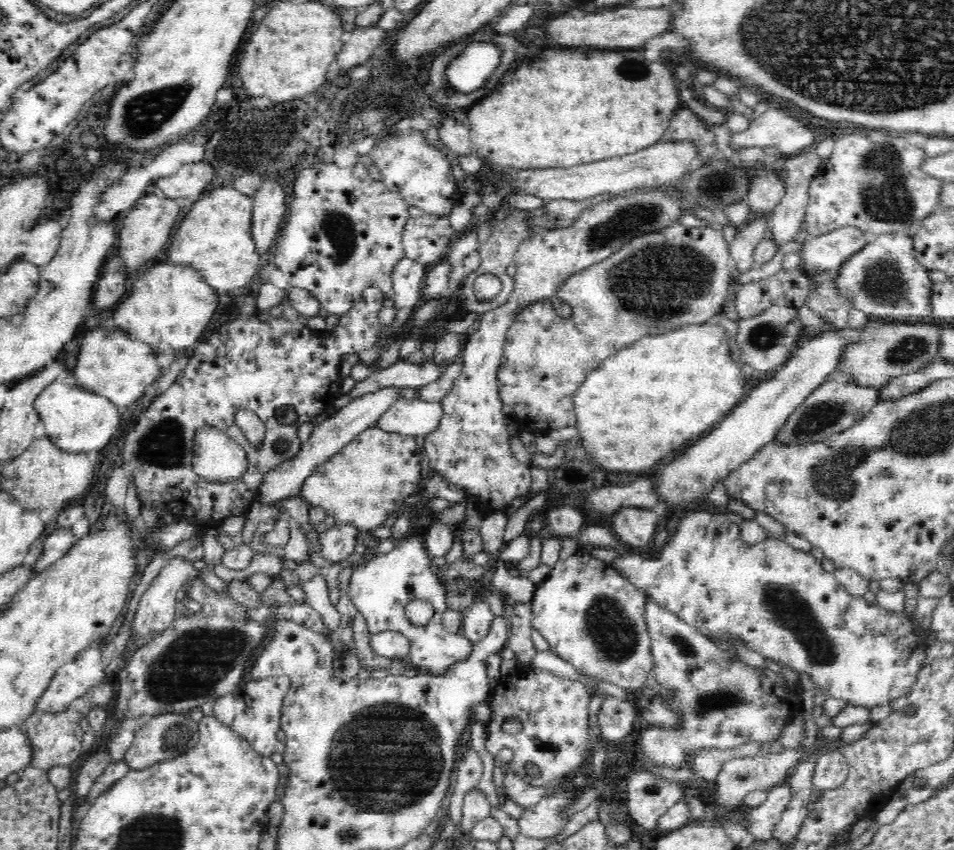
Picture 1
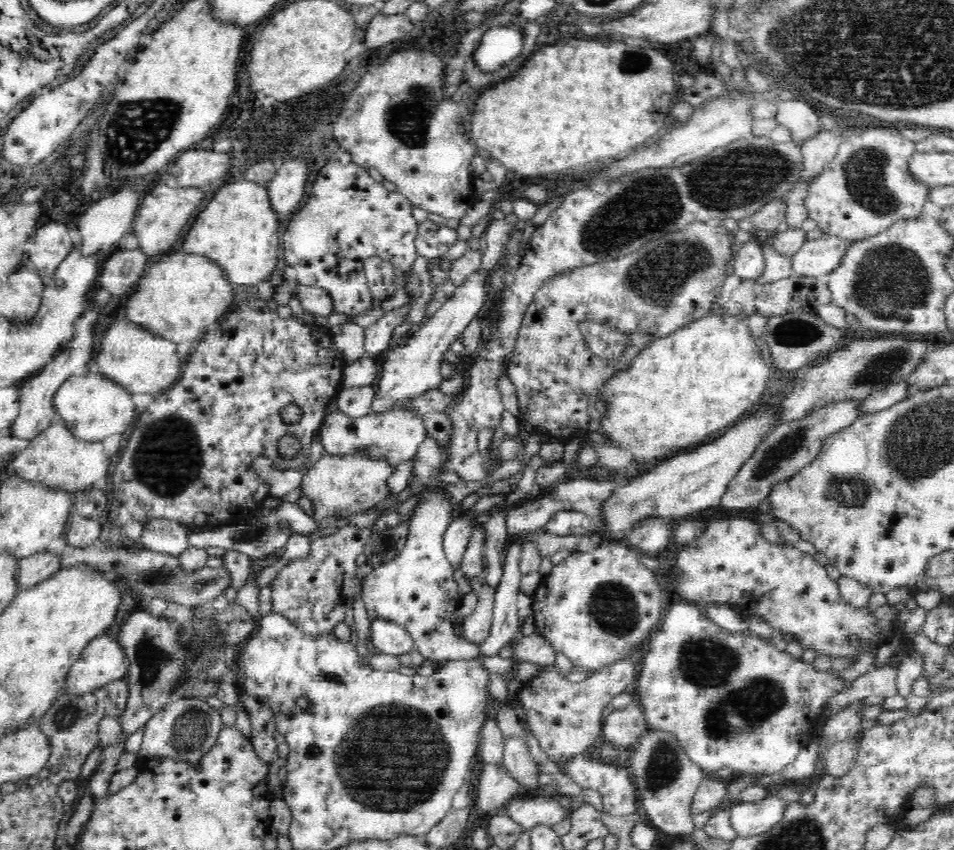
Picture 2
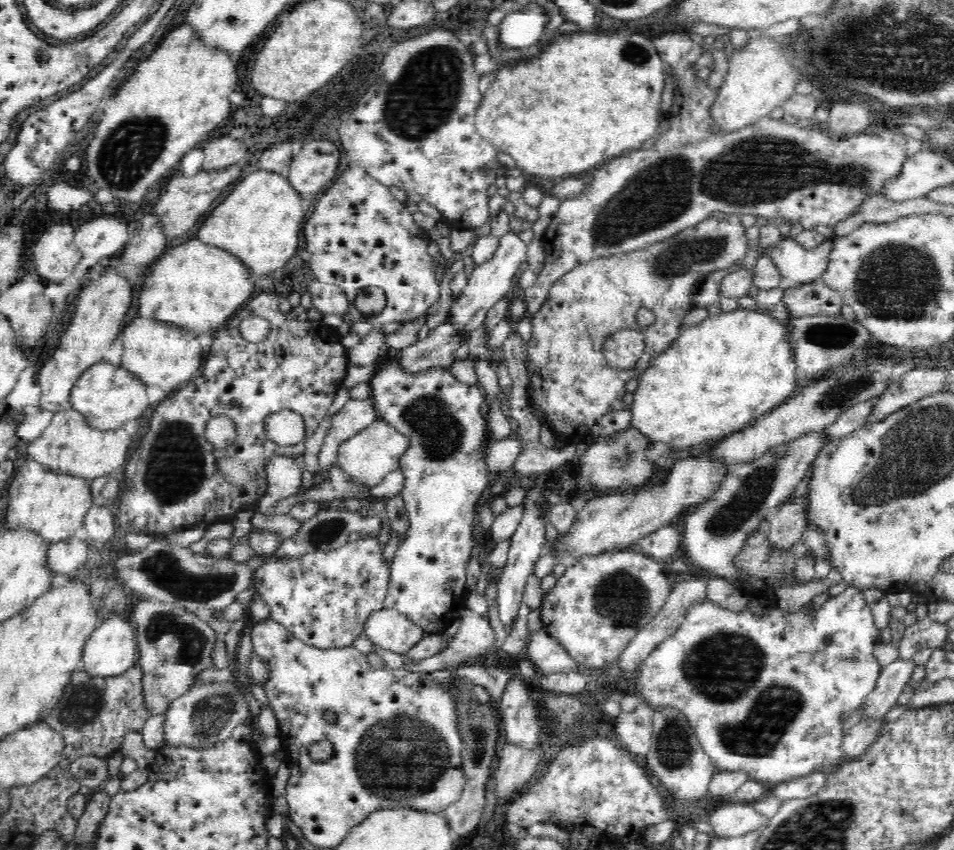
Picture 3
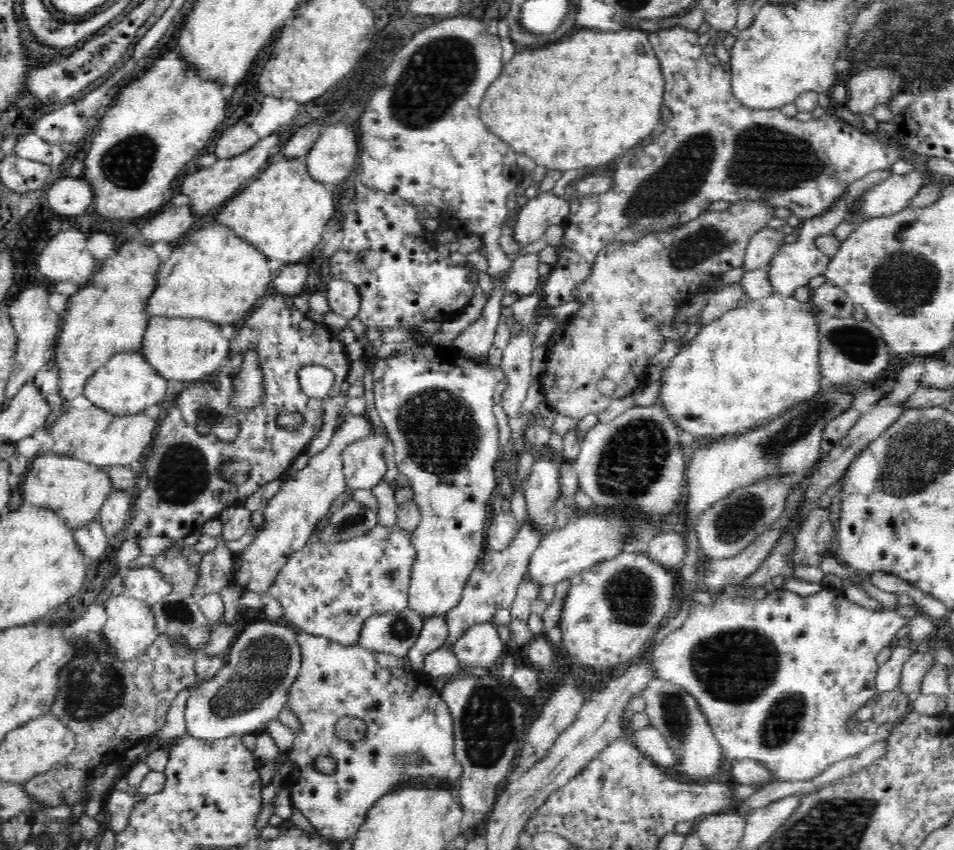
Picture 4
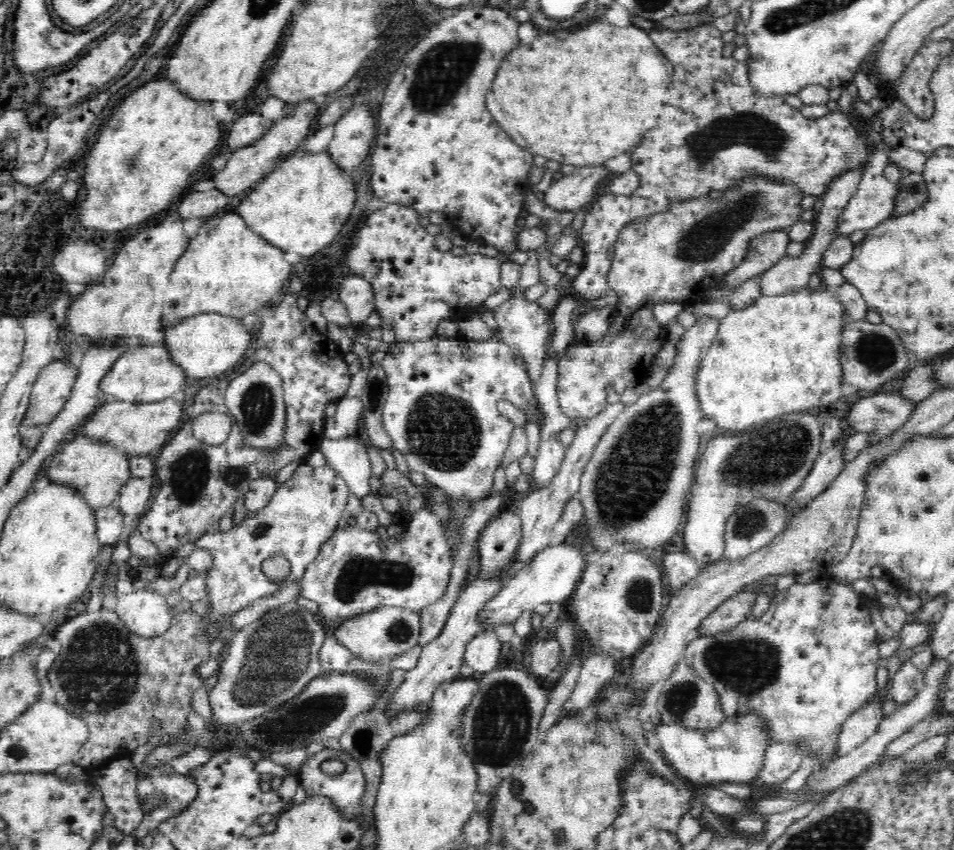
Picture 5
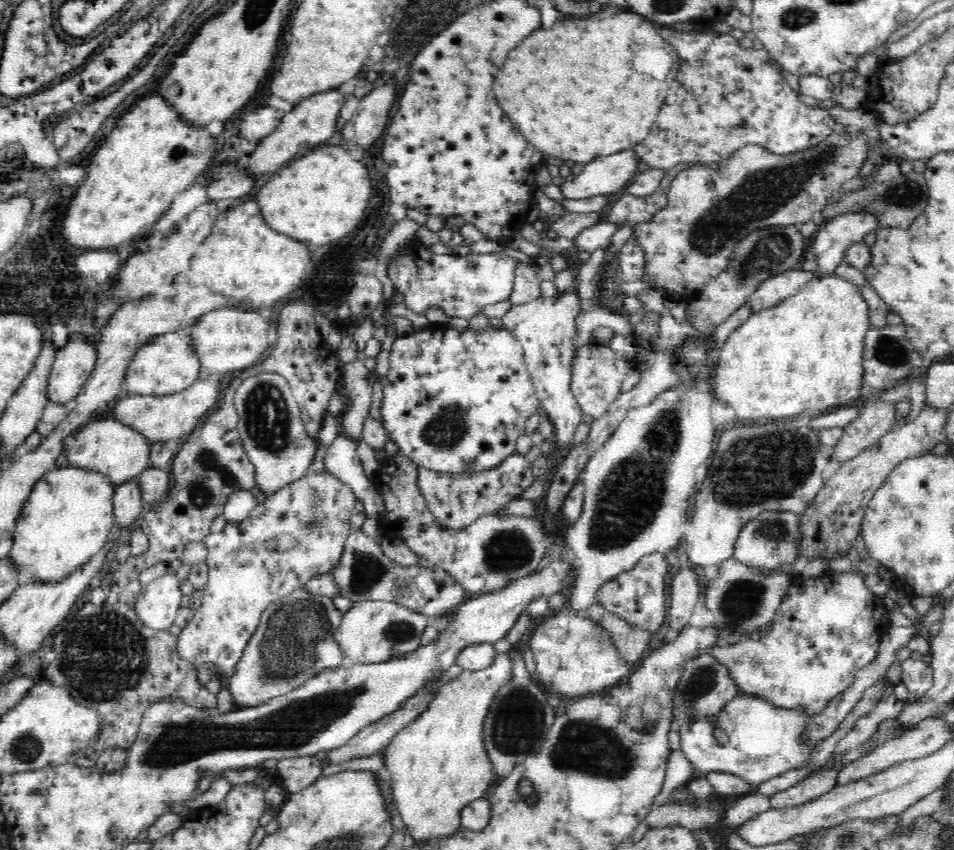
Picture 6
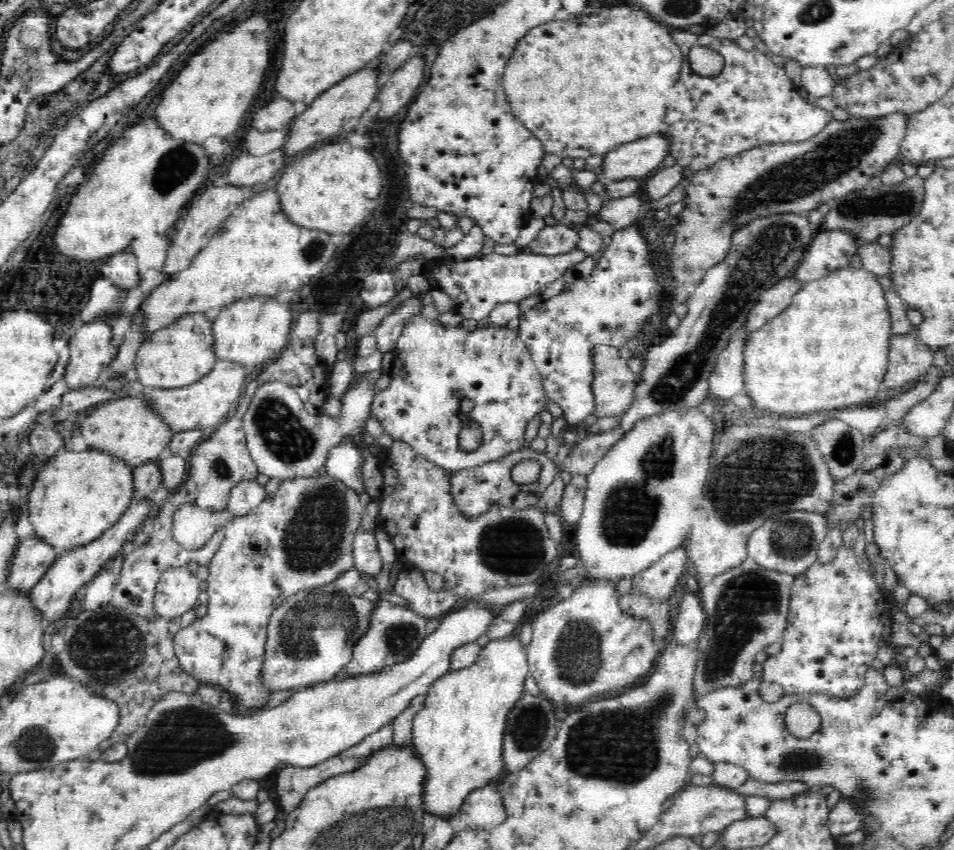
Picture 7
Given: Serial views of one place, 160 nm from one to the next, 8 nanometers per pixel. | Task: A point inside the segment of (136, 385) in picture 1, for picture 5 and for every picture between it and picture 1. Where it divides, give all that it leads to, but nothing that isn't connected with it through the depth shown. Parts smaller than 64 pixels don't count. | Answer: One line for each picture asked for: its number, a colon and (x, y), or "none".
2: (140, 363)
3: (155, 354)
4: (181, 350)
5: (207, 346)

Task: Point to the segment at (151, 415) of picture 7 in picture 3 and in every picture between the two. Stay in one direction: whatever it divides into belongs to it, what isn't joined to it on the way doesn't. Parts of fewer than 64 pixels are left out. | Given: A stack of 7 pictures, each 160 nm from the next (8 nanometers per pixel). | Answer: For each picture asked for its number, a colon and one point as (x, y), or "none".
3: (51, 506)
4: (74, 491)
5: (95, 474)
6: (119, 454)

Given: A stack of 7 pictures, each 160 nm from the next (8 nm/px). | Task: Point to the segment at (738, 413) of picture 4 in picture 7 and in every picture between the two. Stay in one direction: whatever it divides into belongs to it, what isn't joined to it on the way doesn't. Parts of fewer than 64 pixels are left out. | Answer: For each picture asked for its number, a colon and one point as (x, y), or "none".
5: (780, 351)
6: (805, 353)
7: (828, 349)

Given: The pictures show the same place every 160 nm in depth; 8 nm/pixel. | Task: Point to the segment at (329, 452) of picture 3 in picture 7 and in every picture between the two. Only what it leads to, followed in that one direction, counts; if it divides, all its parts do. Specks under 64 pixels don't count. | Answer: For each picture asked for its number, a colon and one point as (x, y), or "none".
4: (290, 518)
5: (304, 511)
6: (297, 533)
7: (301, 538)

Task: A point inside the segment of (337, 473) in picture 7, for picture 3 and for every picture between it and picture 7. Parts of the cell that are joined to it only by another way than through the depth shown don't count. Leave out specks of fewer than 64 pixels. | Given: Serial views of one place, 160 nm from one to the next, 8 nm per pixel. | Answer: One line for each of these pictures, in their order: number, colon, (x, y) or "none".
3: (375, 450)
4: (364, 465)
5: (348, 455)
6: (341, 460)

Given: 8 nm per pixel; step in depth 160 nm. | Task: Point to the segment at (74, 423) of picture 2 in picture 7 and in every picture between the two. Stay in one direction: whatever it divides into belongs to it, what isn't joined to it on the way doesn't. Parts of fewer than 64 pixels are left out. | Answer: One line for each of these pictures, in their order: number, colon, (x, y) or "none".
3: (105, 396)
4: (125, 385)
5: (141, 375)
6: (167, 365)
7: (176, 357)

